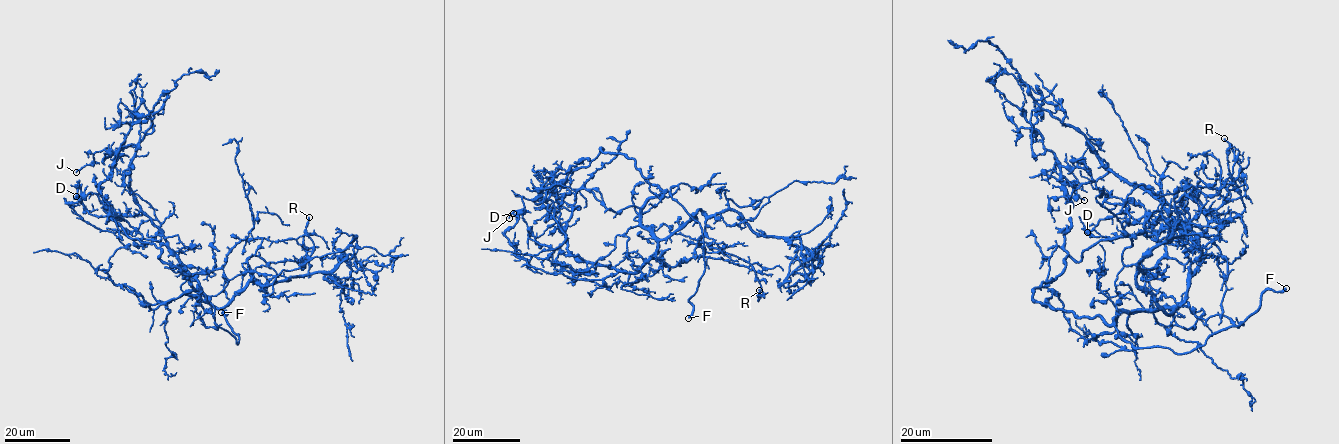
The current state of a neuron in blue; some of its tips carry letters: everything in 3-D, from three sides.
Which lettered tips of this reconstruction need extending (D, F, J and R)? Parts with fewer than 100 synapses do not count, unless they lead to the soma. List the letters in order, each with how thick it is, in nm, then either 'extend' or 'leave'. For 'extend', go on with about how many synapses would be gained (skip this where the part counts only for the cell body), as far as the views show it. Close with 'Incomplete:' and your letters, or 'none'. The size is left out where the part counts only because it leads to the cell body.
D: calibre 170 nm; leave
F: calibre 320 nm; extend
J: calibre 130 nm; leave
R: calibre 140 nm; leave
Incomplete: F

